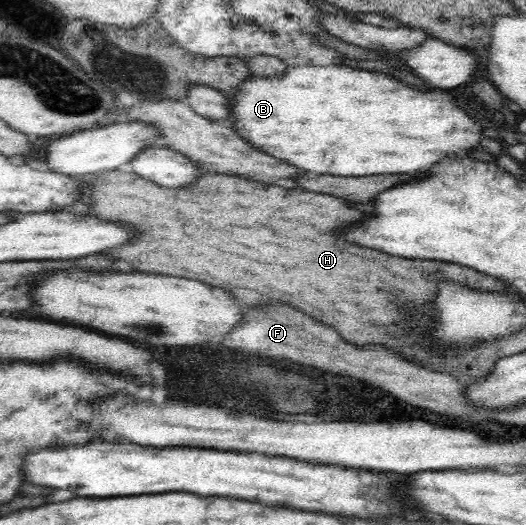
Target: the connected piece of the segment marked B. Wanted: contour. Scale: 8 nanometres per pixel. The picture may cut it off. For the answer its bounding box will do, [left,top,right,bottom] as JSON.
[225,65,483,176]

